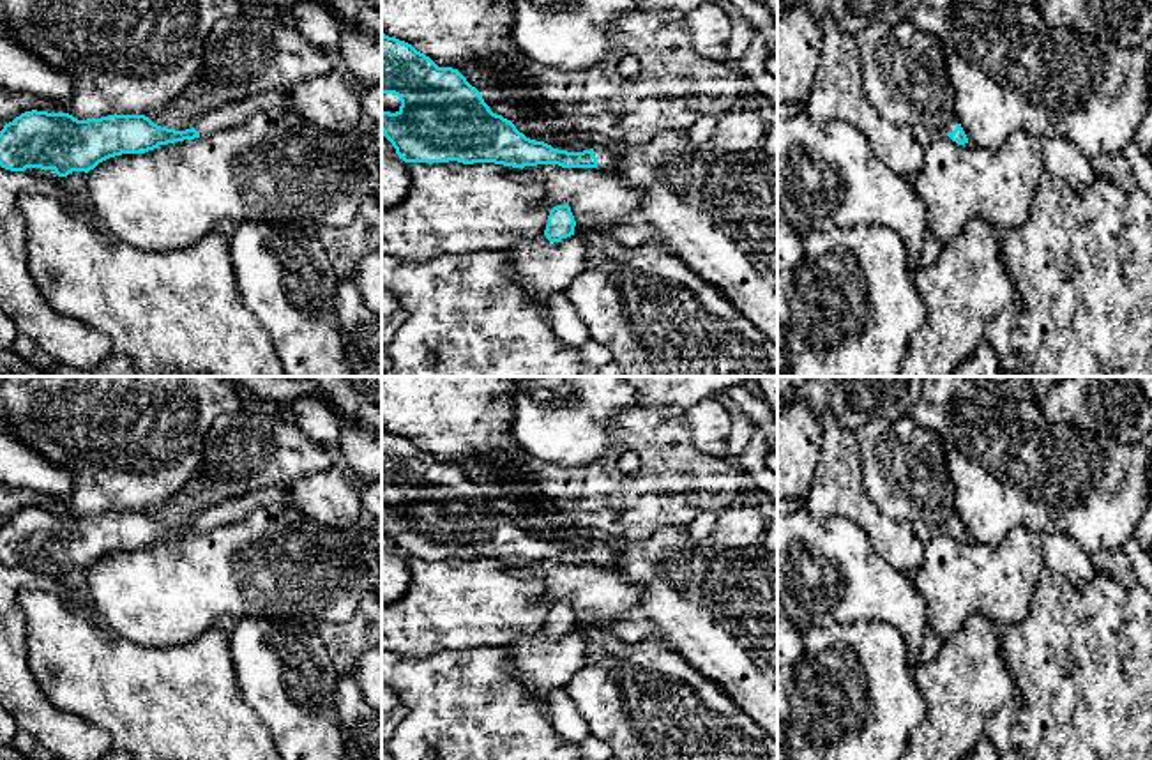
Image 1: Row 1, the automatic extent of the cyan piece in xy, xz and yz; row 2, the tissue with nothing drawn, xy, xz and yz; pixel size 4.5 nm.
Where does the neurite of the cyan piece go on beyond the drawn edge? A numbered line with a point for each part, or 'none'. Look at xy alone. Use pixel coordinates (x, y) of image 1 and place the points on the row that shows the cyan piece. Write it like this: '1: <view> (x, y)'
1: xy (228, 115)

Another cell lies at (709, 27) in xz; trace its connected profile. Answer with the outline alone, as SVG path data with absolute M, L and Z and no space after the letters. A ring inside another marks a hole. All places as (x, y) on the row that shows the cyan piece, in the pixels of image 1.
M709 2L684 14L684 19L694 51L703 58L728 64L726 51L731 41L731 19L728 14L716 2Z

